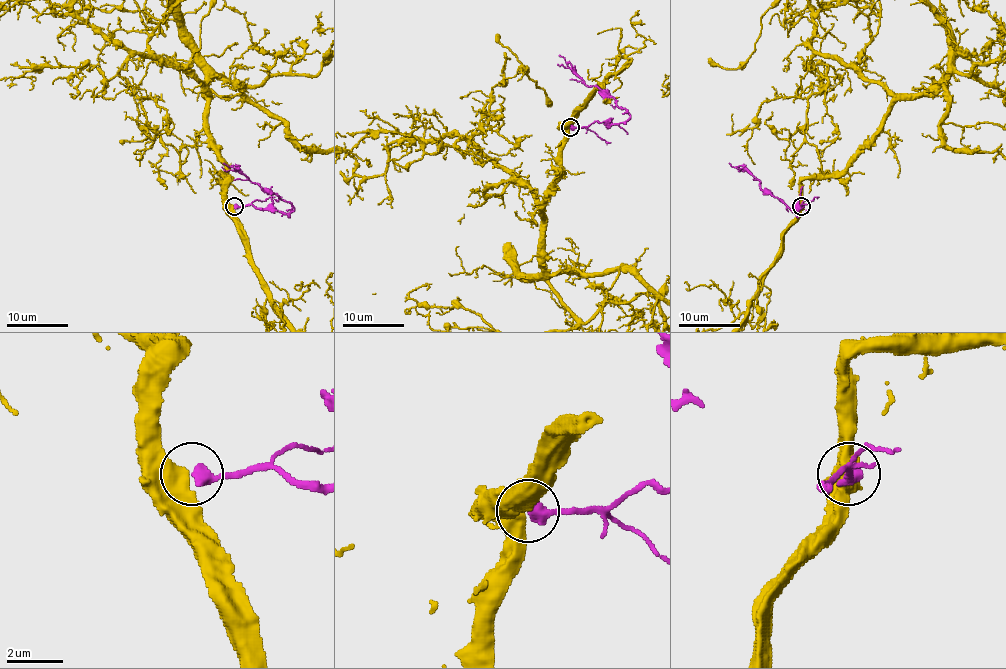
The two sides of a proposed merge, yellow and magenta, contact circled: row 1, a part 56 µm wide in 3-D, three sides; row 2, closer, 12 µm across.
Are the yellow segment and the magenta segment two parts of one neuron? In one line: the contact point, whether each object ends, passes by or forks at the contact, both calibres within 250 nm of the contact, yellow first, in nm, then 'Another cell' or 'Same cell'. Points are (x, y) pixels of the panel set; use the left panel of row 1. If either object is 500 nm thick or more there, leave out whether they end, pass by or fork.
Place: (234, 206). Thickness 600 nm (yellow) against 460 nm. Same cell

